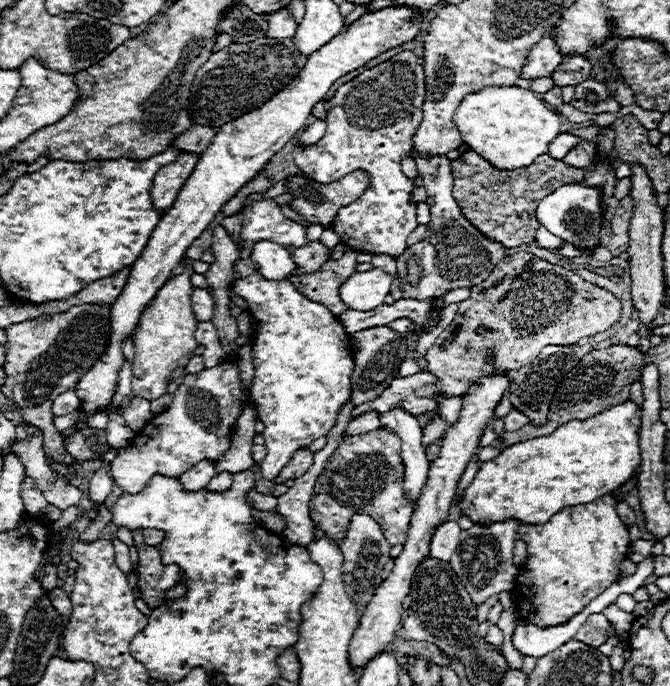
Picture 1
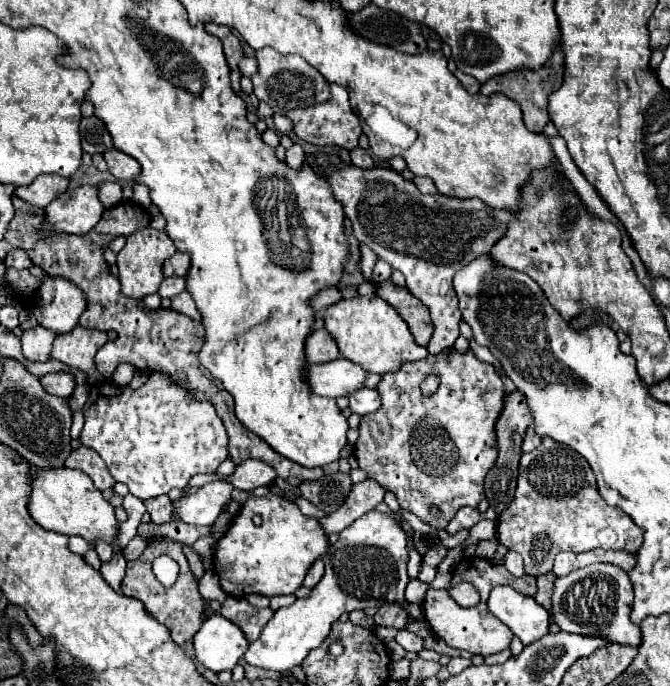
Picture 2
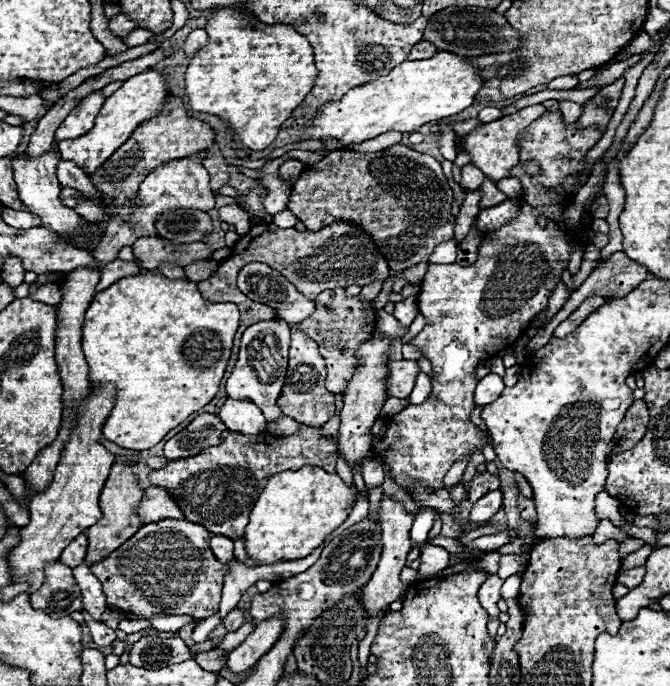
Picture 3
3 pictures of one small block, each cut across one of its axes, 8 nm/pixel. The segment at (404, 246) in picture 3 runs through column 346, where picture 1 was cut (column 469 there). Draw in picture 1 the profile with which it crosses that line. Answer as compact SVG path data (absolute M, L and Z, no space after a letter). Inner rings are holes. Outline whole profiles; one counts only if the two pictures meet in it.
M468 150L460 154L458 160L452 160L452 176L454 200L458 202L468 222L476 226L484 236L488 236L488 240L500 242L506 248L516 248L534 242L534 234L540 228L538 220L534 218L538 202L564 184L582 182L584 170L566 166L562 160L556 160L548 154L538 156L534 164L526 168L498 170L482 156Z

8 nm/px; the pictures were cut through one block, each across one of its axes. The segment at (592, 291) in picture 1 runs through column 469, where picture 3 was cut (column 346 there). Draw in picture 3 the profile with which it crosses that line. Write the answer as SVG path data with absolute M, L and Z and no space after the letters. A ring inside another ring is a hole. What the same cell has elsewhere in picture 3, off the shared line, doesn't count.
M344 288L326 290L314 302L316 302L314 314L310 318L306 318L302 324L296 324L296 328L306 332L312 340L316 340L320 344L320 354L324 356L326 366L328 366L326 388L332 394L342 394L346 390L346 384L350 382L350 378L356 372L356 366L358 366L356 352L358 352L360 344L366 338L370 338L368 334L374 330L376 310L372 308L370 302L358 300L358 296L346 298ZM362 334L366 334L366 336L362 336Z

